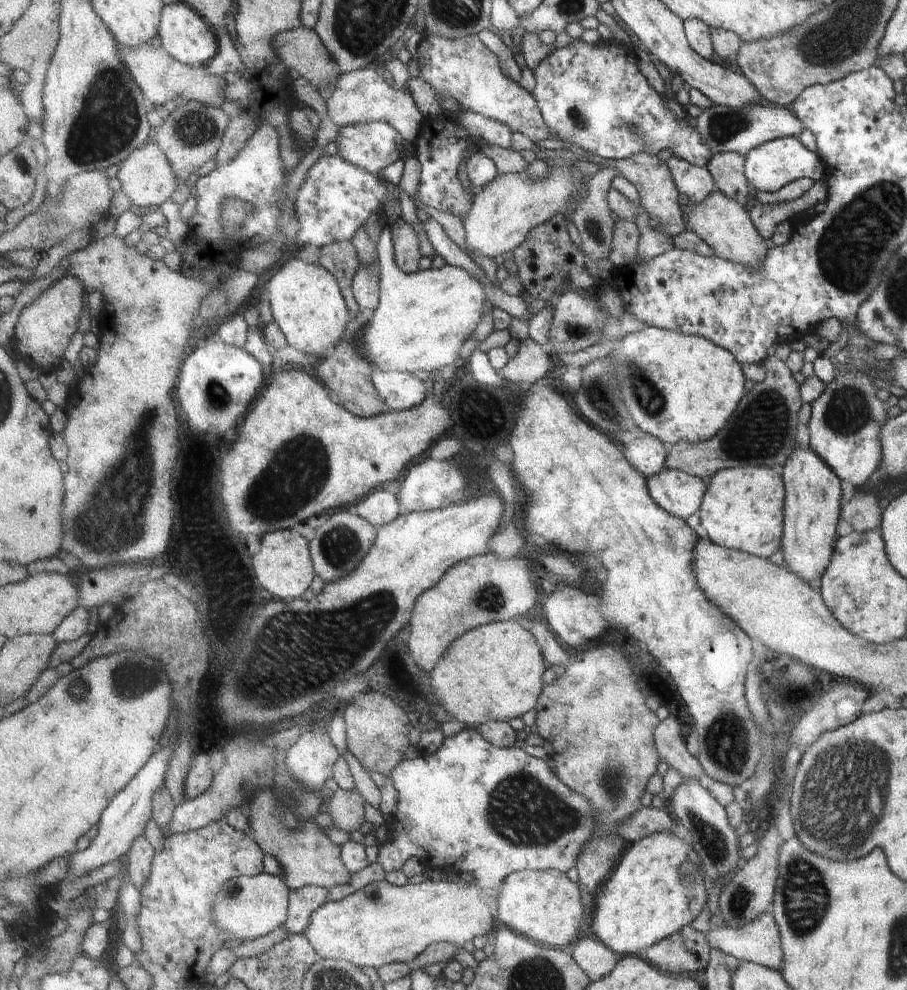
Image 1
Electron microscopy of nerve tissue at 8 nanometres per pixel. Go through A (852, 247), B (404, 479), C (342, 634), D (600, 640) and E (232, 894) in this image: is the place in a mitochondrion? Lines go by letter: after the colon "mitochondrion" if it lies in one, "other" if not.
A: mitochondrion
B: other
C: mitochondrion
D: other
E: mitochondrion

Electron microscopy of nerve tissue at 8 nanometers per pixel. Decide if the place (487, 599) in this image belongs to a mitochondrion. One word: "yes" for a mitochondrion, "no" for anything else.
yes

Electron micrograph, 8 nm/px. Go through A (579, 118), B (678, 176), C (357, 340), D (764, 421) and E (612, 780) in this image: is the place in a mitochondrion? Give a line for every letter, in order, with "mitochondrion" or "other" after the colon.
A: mitochondrion
B: other
C: other
D: mitochondrion
E: mitochondrion

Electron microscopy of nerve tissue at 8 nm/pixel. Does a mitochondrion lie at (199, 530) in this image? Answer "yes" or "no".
no

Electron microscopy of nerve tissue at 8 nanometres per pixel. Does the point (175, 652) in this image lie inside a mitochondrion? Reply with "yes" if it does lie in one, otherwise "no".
yes

